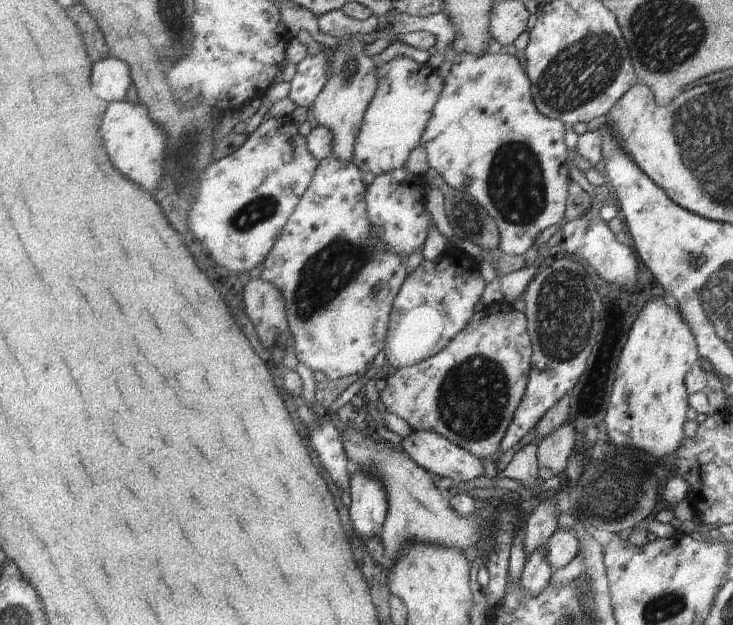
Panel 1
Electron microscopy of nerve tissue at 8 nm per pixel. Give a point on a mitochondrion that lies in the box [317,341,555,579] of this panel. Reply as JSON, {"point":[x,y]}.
{"point":[473,398]}

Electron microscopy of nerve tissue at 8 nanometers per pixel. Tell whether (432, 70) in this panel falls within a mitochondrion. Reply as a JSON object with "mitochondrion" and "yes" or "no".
{"mitochondrion":"no"}

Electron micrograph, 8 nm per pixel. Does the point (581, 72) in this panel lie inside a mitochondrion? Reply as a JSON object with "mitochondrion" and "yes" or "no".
{"mitochondrion":"yes"}

